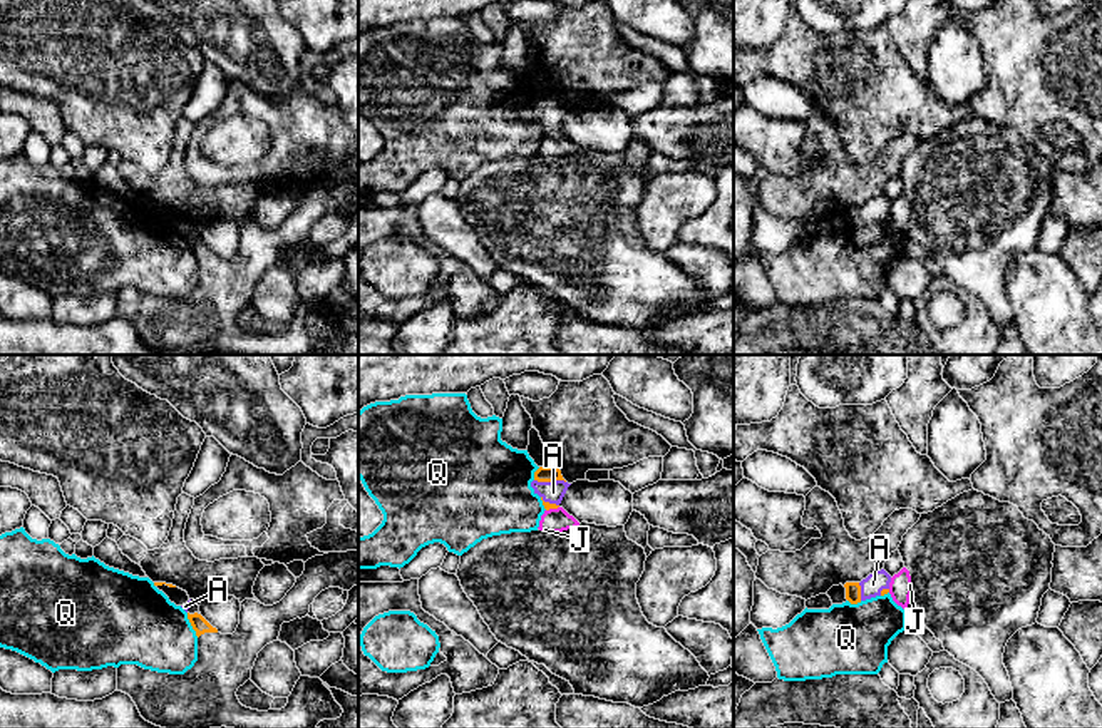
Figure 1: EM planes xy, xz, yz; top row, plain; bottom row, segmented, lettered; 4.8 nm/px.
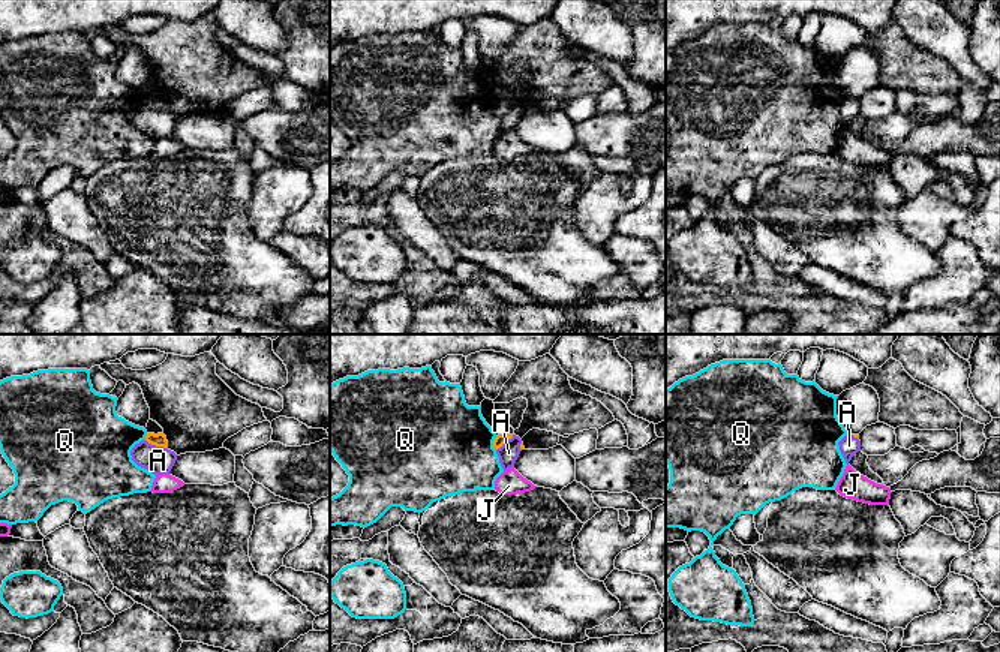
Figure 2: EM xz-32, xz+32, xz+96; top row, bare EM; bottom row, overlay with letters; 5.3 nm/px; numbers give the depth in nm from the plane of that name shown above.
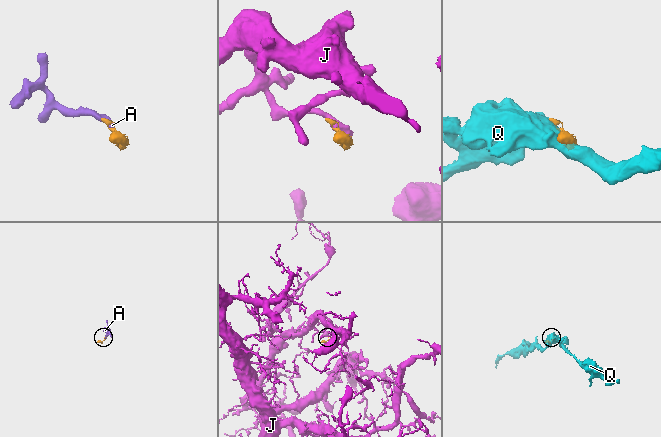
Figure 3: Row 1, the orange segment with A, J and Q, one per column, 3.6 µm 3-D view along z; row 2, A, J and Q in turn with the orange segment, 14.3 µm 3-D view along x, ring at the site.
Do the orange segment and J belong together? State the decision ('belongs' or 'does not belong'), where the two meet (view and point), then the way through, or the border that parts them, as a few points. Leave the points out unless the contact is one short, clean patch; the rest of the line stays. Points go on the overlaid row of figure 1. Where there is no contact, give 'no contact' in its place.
does not belong; meets orange in xz at (551, 507); border along xz (558, 506), (546, 511)

